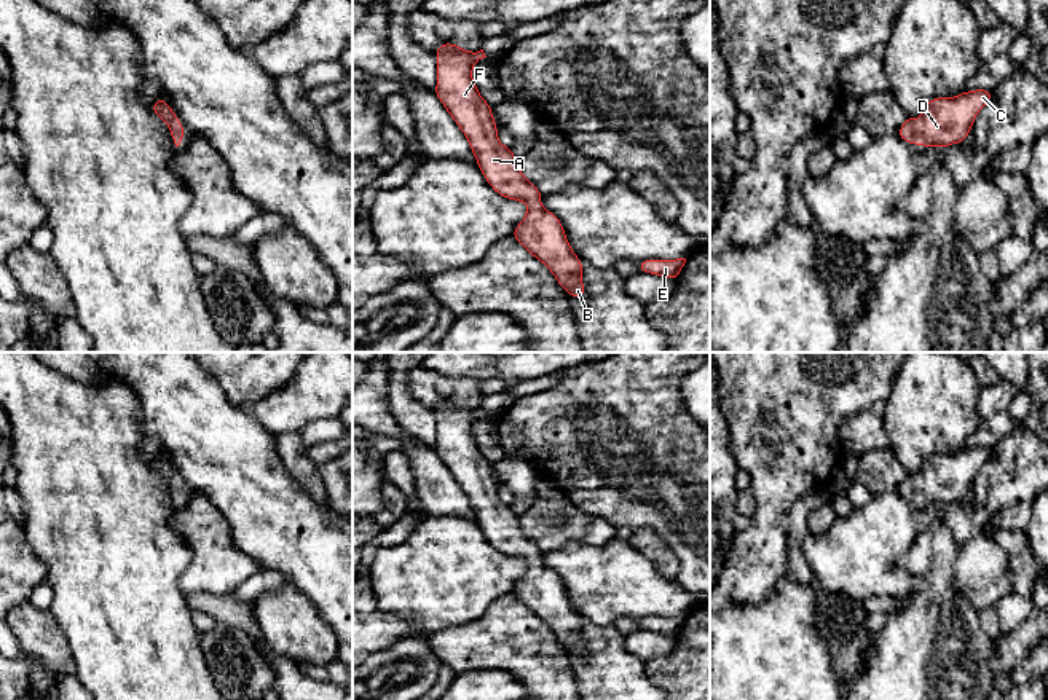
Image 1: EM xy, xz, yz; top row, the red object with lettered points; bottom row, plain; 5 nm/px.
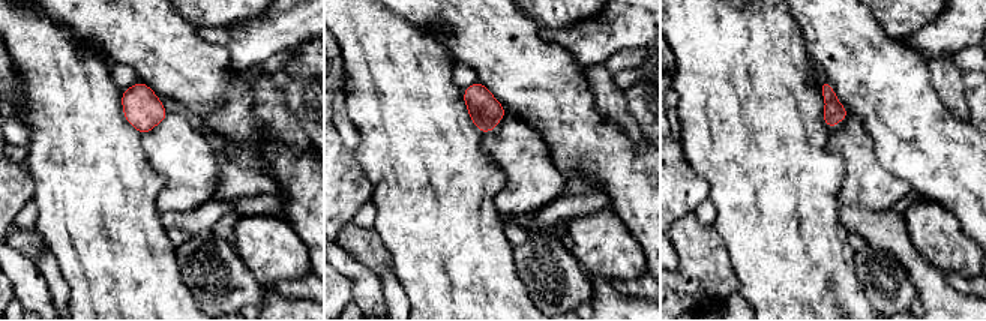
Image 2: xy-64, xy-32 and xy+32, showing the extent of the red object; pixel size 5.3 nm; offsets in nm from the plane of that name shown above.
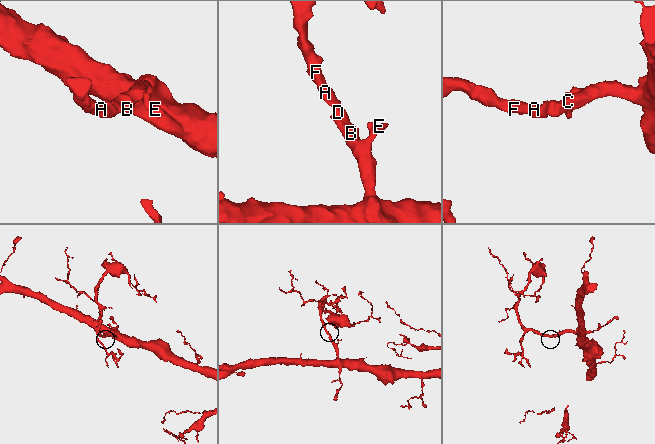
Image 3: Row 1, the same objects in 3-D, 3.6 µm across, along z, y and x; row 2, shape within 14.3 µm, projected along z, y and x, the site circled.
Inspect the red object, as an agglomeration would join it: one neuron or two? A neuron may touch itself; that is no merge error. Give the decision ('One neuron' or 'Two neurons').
One neuron

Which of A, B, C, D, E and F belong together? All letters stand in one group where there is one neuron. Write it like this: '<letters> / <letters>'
A B C D E F

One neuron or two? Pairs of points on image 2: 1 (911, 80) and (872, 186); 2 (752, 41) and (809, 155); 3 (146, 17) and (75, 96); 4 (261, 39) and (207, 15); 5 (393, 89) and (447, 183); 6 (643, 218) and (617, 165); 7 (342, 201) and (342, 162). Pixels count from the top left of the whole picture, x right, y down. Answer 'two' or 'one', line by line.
1: two
2: one
3: two
4: two
5: one
6: one
7: one

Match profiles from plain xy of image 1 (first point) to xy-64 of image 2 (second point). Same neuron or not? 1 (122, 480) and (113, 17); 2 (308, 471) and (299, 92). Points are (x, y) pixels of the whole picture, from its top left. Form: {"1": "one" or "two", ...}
{"1": "two", "2": "two"}

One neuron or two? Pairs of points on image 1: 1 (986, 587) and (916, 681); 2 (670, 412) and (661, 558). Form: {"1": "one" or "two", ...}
{"1": "two", "2": "two"}

